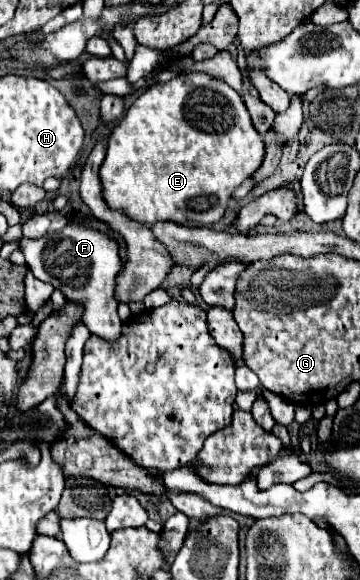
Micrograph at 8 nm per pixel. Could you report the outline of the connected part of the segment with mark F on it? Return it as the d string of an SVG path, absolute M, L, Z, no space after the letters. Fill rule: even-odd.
M67 224L63 230L41 238L23 238L19 242L19 250L35 278L53 284L69 302L83 304L81 320L91 334L107 342L115 342L115 338L119 338L121 320L117 316L115 286L117 276L123 270L123 260L119 256L119 244L109 232L87 224Z

